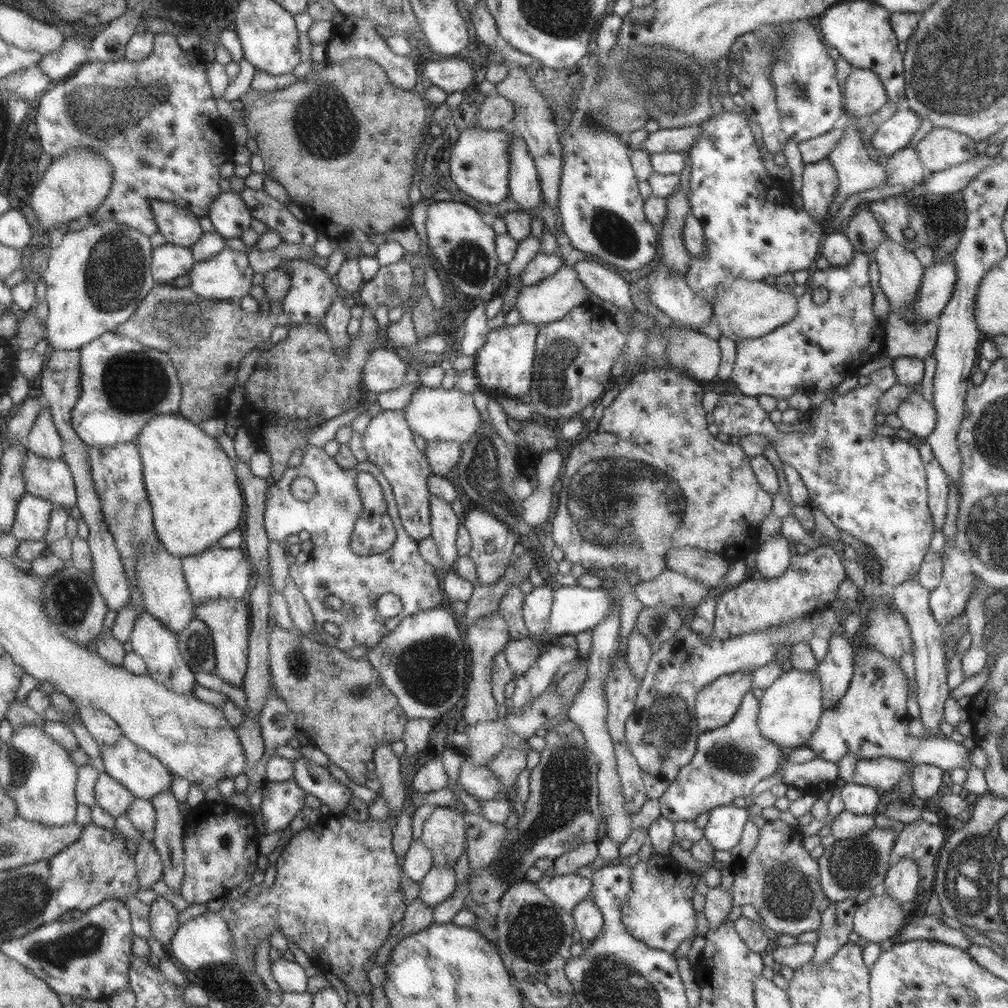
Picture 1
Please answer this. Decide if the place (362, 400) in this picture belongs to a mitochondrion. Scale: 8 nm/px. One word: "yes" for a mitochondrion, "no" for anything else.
no

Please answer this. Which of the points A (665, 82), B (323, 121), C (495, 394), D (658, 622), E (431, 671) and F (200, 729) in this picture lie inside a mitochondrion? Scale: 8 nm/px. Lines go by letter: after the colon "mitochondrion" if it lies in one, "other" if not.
A: mitochondrion
B: mitochondrion
C: other
D: mitochondrion
E: mitochondrion
F: mitochondrion

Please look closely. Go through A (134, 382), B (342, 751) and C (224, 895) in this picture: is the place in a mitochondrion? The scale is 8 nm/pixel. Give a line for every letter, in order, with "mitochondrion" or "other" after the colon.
A: mitochondrion
B: other
C: other

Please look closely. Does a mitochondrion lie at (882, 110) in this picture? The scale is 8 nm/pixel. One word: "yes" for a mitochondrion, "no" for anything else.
no

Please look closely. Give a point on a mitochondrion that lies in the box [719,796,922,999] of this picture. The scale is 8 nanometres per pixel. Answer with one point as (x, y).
(786, 895)

